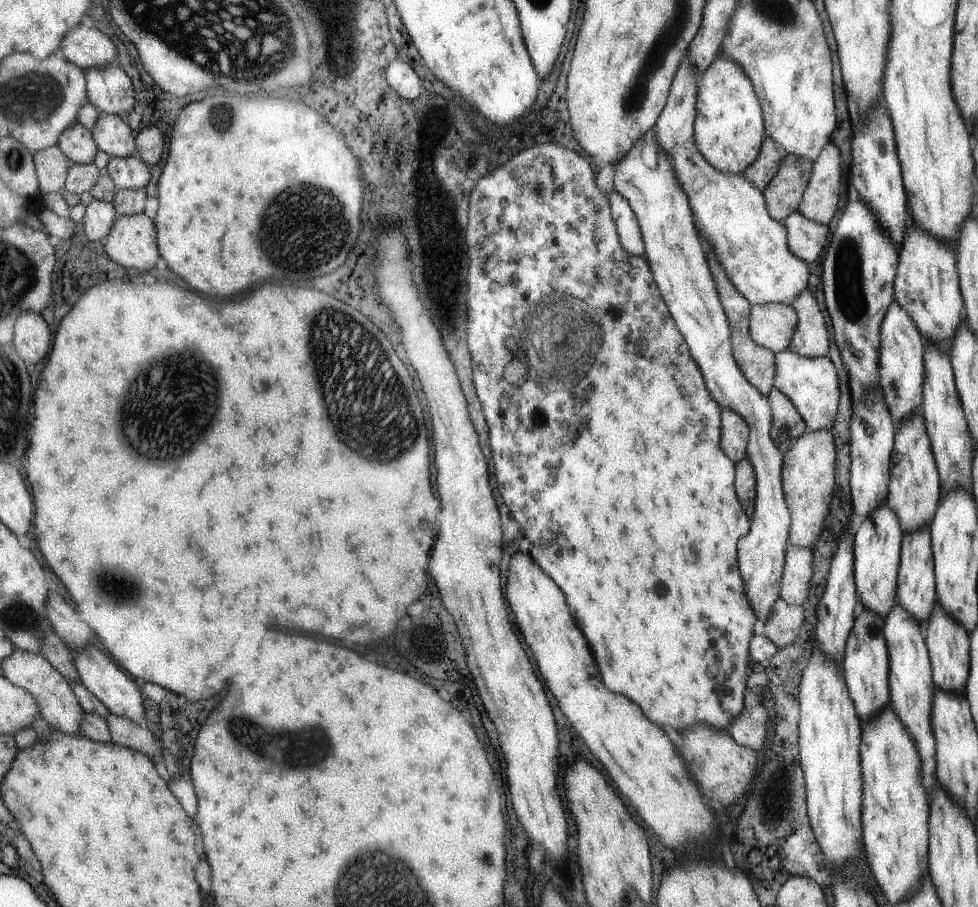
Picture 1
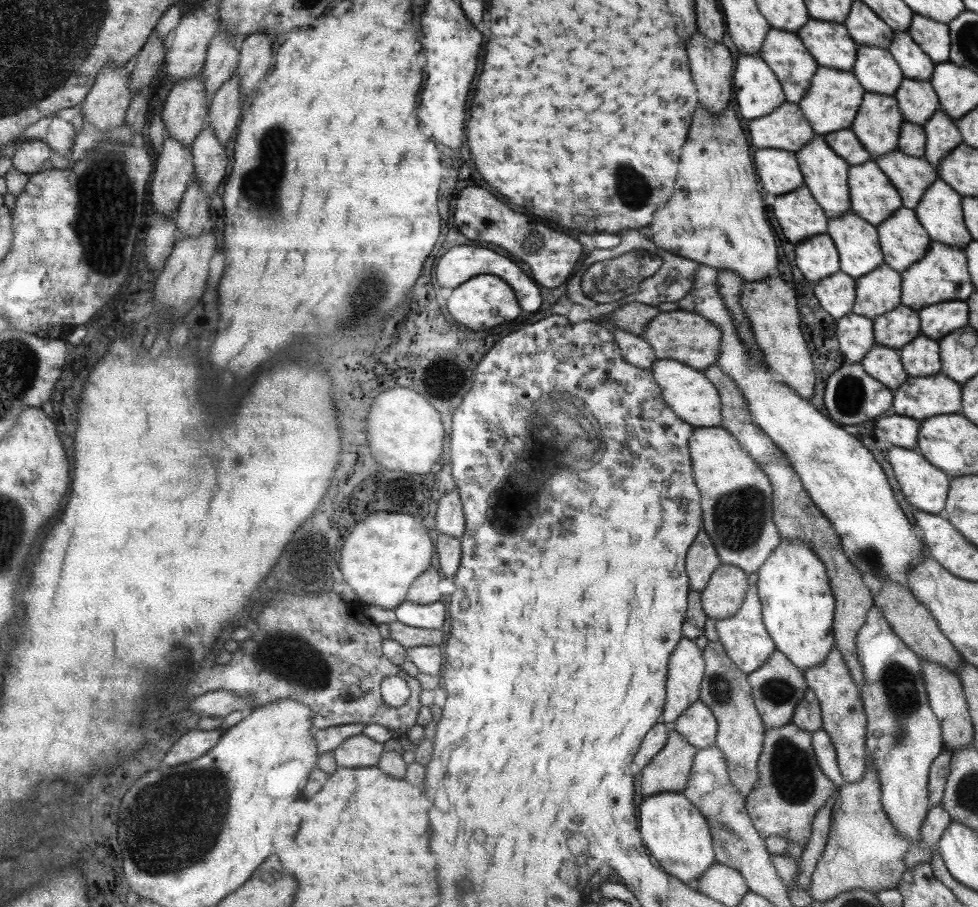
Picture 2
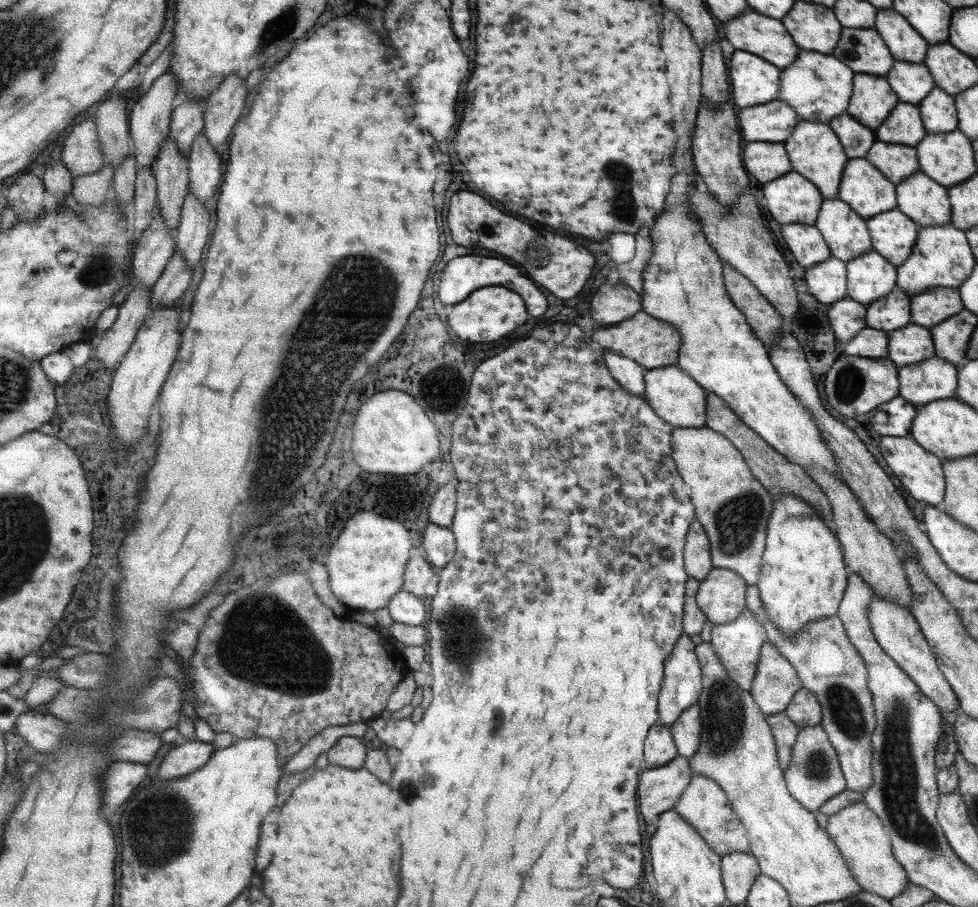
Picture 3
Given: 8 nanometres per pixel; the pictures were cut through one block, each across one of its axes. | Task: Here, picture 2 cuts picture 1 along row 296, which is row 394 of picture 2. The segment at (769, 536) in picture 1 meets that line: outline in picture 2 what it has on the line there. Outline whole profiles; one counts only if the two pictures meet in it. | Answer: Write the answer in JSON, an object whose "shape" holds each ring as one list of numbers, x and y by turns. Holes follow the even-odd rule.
{"shape":[[658,359,650,369,654,372,656,382,662,388,663,397,684,422,695,428,715,428,722,426,722,395,703,371,688,366,676,359]]}

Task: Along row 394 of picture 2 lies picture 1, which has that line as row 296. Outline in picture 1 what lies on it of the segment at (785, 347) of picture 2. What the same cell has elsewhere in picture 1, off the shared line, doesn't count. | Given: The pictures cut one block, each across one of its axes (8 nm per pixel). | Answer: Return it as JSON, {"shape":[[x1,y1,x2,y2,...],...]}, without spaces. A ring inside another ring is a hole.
{"shape":[[806,288,791,305,797,310,799,322,789,351,806,358,826,357,831,337,814,294]]}

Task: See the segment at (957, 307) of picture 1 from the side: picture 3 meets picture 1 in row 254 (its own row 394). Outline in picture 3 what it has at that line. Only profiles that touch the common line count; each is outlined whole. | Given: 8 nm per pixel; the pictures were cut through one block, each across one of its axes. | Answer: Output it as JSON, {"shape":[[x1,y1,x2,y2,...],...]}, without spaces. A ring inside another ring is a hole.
{"shape":[[933,356,920,364,898,369,900,394,912,404,928,405,930,402,954,398,956,394,959,372,947,360]]}

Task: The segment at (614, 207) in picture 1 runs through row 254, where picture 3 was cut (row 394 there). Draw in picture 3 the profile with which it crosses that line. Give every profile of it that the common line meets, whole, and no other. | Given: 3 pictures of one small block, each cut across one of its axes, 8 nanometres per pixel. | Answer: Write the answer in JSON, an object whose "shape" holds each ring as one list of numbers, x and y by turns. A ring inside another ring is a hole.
{"shape":[[606,350,607,366,613,377,633,395,642,395,646,389,646,371,635,359,628,358,616,351]]}

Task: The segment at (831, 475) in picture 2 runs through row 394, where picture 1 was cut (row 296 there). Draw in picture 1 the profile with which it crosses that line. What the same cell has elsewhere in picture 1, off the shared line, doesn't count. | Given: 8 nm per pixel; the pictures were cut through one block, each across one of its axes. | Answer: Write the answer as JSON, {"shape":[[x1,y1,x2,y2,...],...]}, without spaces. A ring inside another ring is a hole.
{"shape":[[687,52,681,61,679,70,675,74,667,104,662,116,655,124,655,135,659,145,669,154,677,179,683,186,692,210,696,210,697,229,704,238,708,238,710,249,714,249,717,259,724,266,736,288,747,298,752,306,764,303,784,303,791,305,795,299,809,286,812,276,810,264,797,257,789,249,787,227,784,223,773,219,767,209,766,196,759,187,754,186,743,174,723,173,716,170,704,158,695,143,695,118,698,116,698,90,700,75,693,70,687,59]]}

